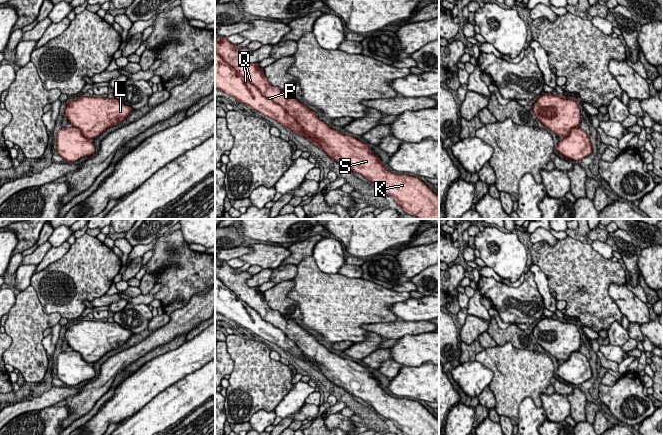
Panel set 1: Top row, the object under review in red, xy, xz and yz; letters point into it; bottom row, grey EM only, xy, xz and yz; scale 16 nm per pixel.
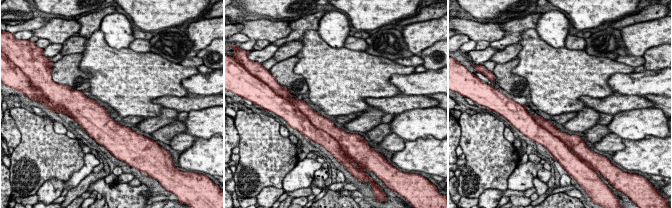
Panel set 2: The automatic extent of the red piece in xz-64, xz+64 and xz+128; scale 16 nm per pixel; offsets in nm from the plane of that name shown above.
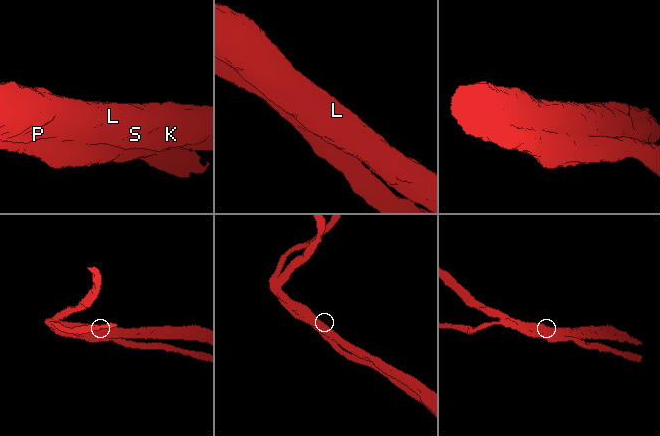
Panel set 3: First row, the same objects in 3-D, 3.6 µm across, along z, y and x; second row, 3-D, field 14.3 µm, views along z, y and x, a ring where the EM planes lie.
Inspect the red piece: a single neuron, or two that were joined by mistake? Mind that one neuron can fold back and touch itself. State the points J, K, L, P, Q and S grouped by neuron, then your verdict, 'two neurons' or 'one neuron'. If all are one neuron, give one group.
groups J K L P Q S; one neuron

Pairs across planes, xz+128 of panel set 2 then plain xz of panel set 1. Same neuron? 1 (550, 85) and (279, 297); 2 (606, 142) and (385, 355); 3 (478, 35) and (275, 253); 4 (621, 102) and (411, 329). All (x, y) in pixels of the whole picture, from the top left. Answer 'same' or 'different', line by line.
1: different
2: different
3: same
4: same

